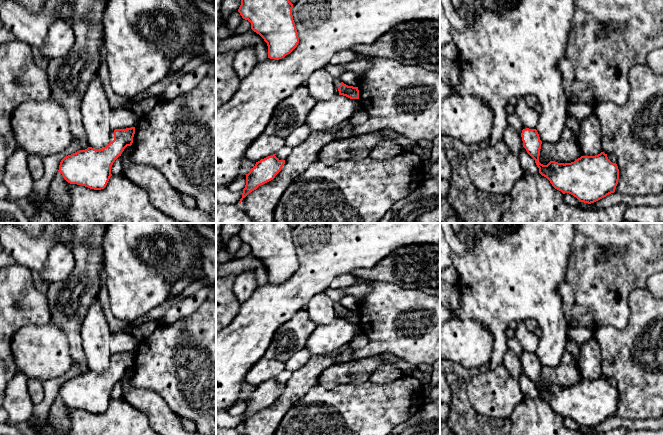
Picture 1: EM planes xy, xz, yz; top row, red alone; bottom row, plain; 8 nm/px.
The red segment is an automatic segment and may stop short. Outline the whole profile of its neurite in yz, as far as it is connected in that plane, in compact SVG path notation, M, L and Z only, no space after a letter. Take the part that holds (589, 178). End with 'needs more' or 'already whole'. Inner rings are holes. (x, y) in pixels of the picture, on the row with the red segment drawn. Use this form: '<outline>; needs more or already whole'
M523 129L521 133L523 147L535 160L539 173L546 177L552 186L563 194L569 193L576 197L579 202L594 203L607 195L614 193L619 180L619 169L616 163L612 163L607 154L601 152L595 156L581 156L571 163L558 163L550 161L547 165L539 162L542 141L536 129Z; already whole

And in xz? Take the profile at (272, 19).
M241 0L238 12L251 23L251 29L259 34L268 46L268 58L279 60L290 54L299 43L298 32L292 15L293 4L289 0Z; already whole

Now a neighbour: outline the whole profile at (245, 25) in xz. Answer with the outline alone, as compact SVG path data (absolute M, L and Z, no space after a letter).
M243 19L239 26L236 28L235 33L236 34L242 34L251 29L251 23L248 20Z

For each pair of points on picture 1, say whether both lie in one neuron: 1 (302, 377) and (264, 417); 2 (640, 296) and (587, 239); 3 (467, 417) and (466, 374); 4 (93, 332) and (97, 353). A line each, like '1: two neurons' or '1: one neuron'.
1: one neuron
2: two neurons
3: one neuron
4: one neuron

